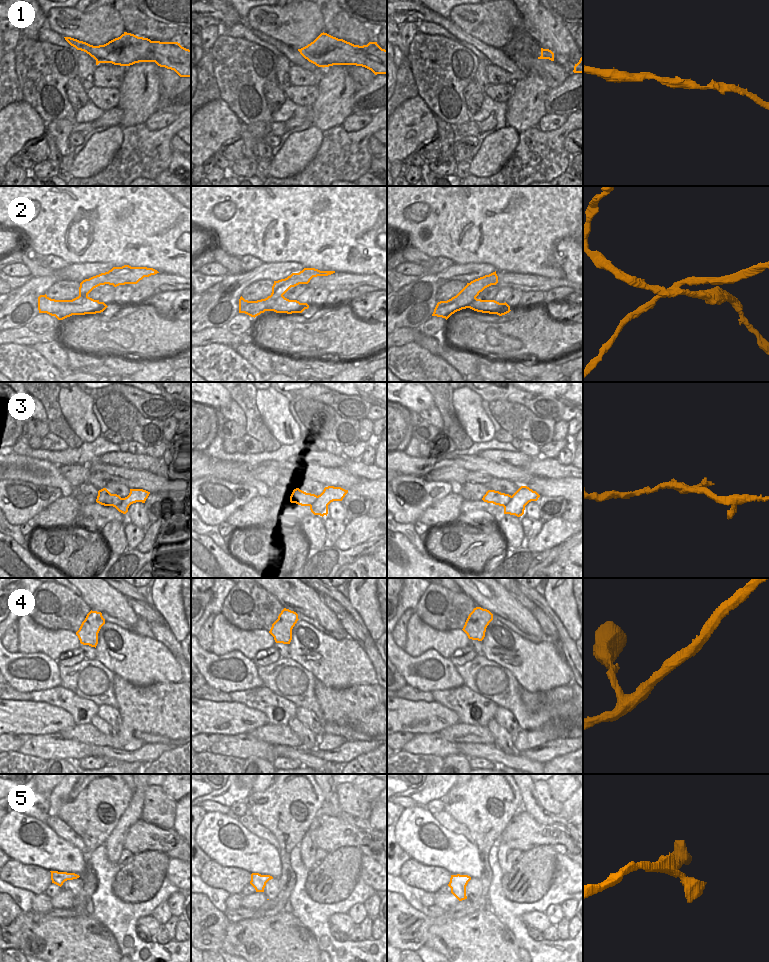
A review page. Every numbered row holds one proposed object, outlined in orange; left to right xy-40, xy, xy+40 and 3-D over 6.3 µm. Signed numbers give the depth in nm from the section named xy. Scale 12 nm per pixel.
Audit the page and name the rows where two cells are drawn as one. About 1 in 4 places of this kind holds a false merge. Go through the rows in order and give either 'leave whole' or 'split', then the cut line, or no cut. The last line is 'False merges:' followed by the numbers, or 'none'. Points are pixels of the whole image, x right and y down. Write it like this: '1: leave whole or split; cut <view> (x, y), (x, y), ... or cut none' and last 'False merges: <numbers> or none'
1: leave whole; cut none
2: split; cut xy (282, 295), (274, 299), (261, 300)
3: split; cut xy (318, 496), (310, 506)
4: leave whole; cut none
5: leave whole; cut none
False merges: 2, 3

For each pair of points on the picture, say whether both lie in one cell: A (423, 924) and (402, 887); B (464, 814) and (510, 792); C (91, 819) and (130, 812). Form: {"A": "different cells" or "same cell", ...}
{"A": "different cells", "B": "same cell", "C": "different cells"}

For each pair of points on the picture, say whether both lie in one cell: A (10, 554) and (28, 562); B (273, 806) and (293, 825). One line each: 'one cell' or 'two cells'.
A: one cell
B: one cell

